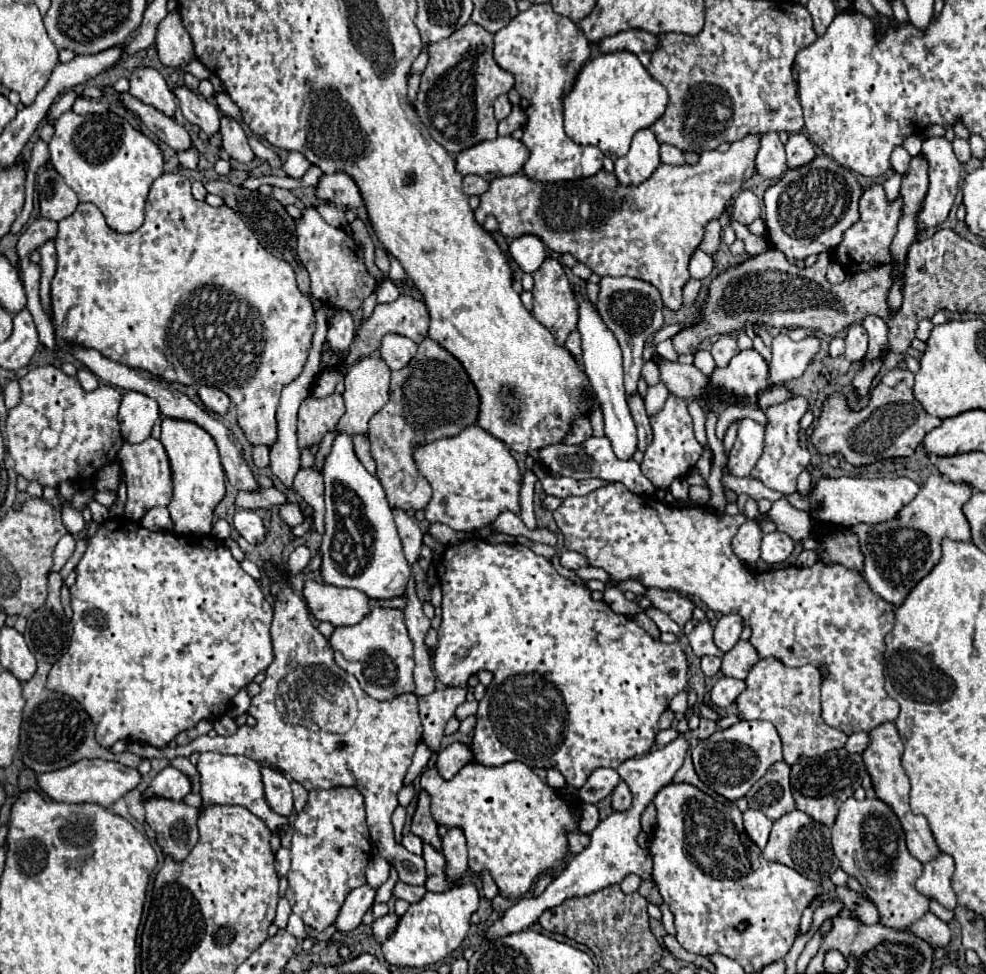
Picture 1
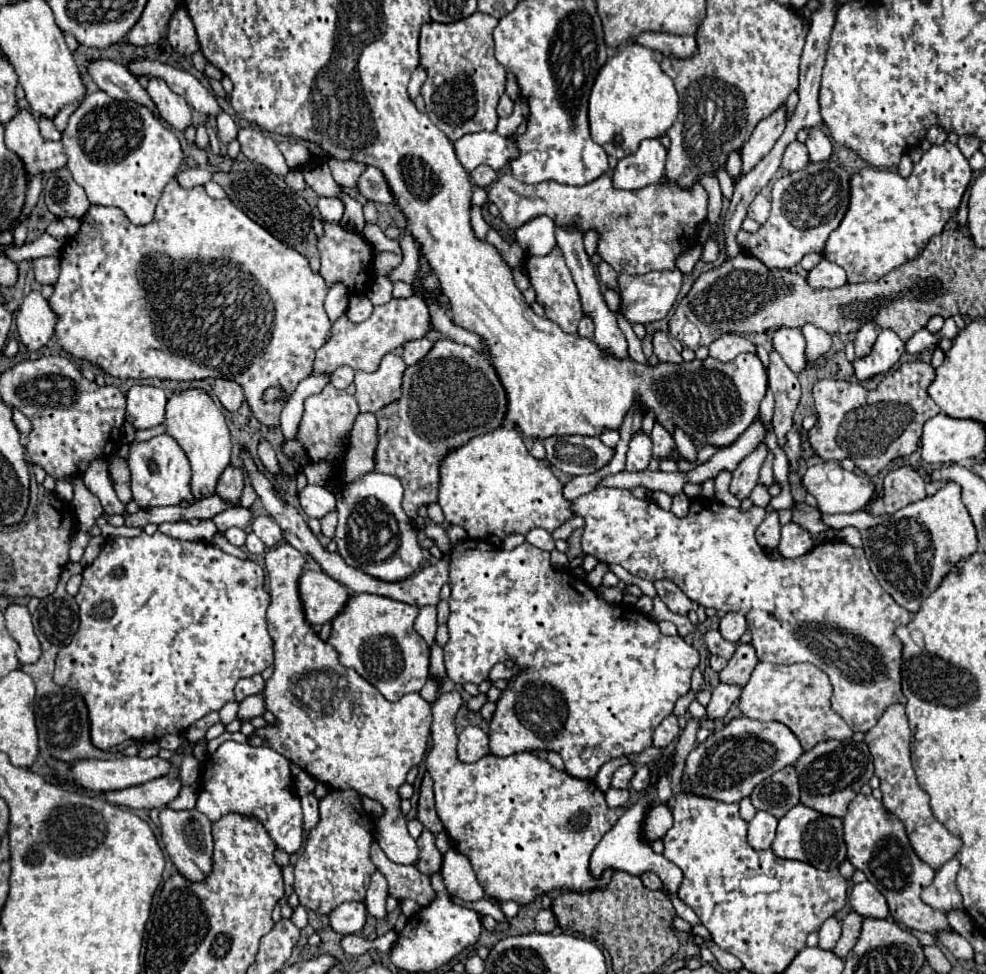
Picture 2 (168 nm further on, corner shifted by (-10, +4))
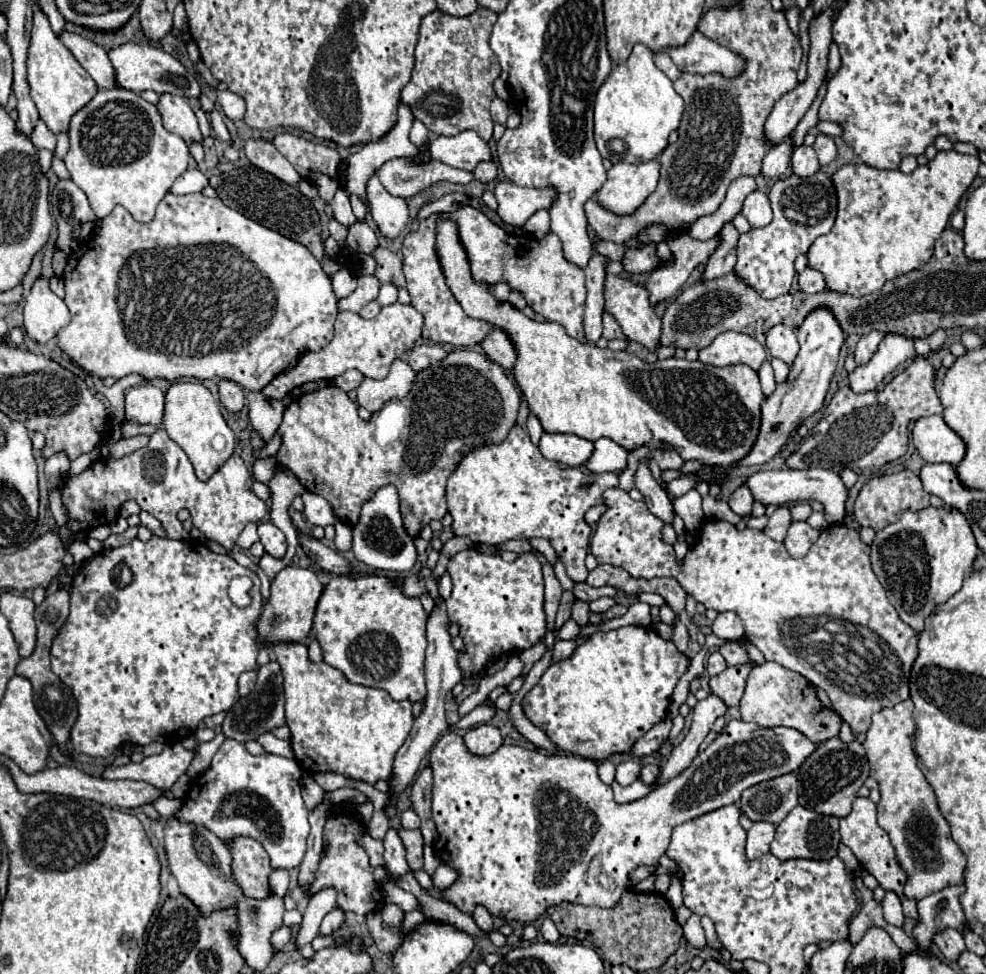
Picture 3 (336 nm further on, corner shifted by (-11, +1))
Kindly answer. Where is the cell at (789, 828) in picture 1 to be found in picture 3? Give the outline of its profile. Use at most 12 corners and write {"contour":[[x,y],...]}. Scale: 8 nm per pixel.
{"contour":[[798,805],[776,827],[782,861],[832,859],[836,817]]}

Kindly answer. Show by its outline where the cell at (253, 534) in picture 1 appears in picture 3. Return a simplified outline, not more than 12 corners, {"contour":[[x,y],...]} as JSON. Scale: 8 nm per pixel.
{"contour":[[268,521],[258,525],[258,535],[268,555],[286,555],[286,537]]}

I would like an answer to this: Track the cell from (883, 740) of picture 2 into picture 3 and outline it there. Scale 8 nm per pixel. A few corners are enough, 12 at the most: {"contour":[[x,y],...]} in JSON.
{"contour":[[914,703],[874,713],[862,747],[878,825],[918,901],[962,885],[950,837],[912,749]]}

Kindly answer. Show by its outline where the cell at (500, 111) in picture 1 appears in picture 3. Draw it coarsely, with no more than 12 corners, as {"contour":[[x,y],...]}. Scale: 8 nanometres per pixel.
{"contour":[[498,97],[492,101],[490,113],[494,123],[506,125],[508,105]]}

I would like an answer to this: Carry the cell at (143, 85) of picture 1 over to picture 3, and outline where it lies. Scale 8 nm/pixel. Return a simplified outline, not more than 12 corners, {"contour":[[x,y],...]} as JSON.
{"contour":[[164,93],[164,127],[188,145],[202,141],[196,115],[184,97]]}

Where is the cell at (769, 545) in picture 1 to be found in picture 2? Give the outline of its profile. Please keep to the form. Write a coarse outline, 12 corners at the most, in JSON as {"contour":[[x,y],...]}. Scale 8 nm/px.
{"contour":[[789,522],[781,528],[779,554],[799,558],[813,548],[807,530]]}

